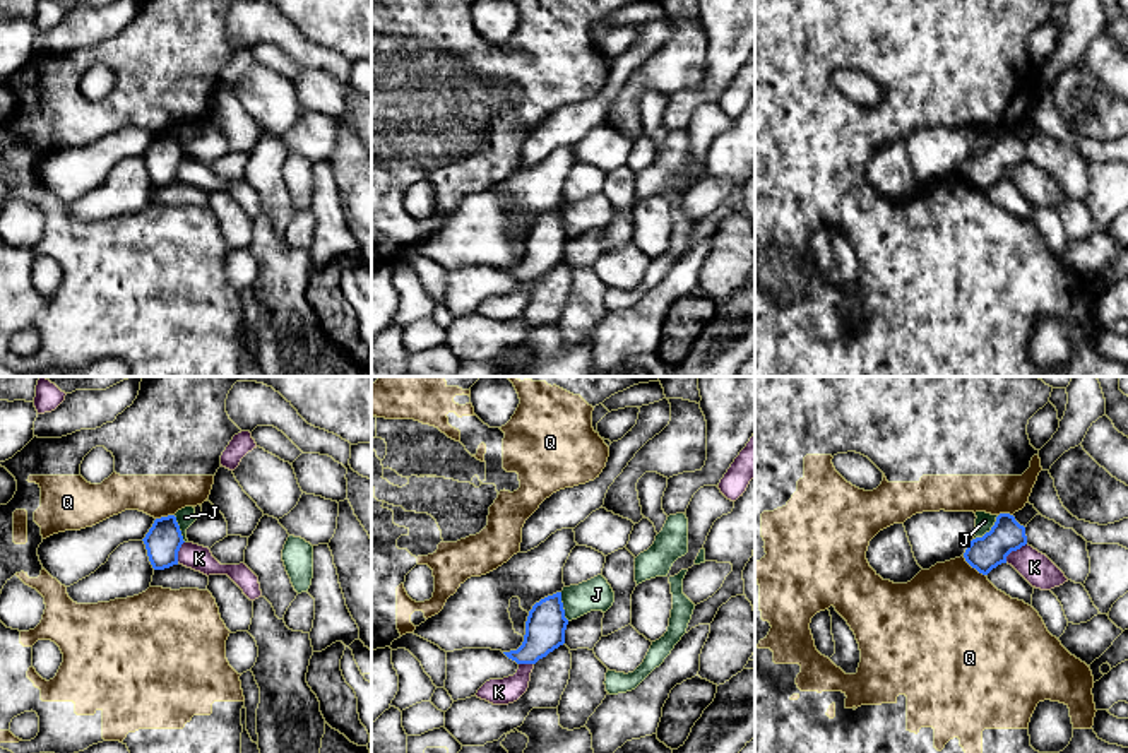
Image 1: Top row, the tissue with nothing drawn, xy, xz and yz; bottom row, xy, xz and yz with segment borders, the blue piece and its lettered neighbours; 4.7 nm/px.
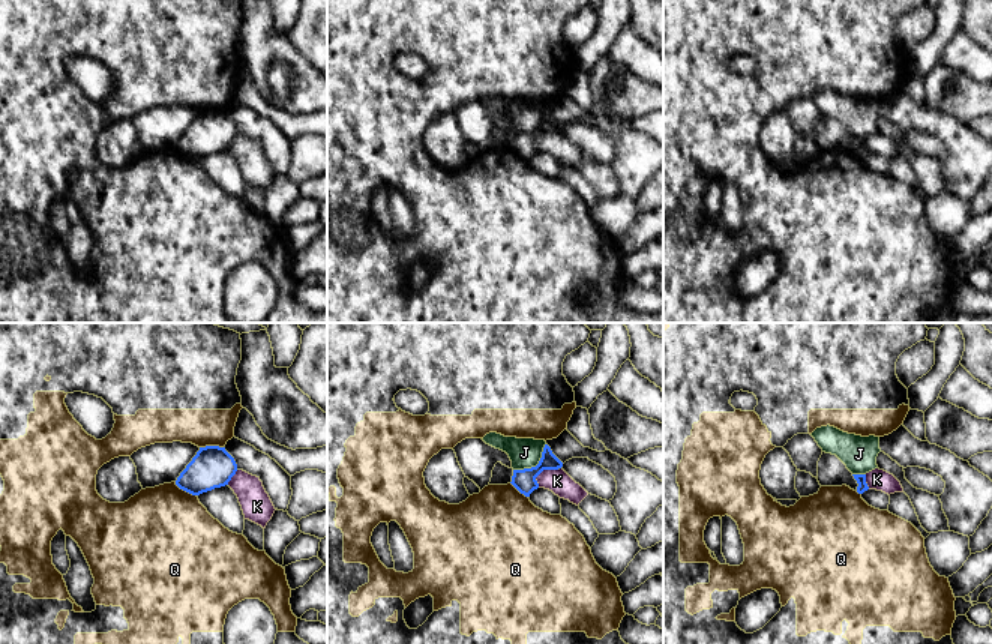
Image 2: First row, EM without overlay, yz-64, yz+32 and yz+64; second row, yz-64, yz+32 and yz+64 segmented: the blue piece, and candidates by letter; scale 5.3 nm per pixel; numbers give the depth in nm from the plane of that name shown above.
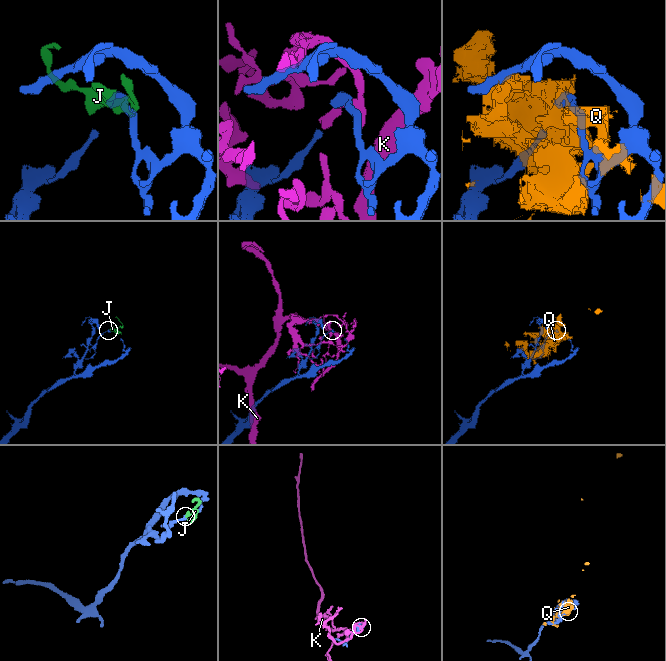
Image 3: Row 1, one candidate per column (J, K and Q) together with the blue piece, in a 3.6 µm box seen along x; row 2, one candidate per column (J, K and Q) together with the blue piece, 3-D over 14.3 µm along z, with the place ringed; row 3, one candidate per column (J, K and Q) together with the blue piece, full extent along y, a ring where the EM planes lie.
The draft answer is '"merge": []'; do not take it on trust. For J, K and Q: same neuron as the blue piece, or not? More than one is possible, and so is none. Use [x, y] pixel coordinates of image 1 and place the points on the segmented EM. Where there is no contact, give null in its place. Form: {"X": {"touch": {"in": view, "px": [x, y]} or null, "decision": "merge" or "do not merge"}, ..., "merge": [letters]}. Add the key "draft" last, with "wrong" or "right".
{"J": {"touch": {"in": "yz", "px": [990, 531]}, "decision": "do not merge"}, "K": {"touch": {"in": "yz", "px": [1014, 550]}, "decision": "do not merge"}, "Q": {"touch": {"in": "yz", "px": [974, 567]}, "decision": "do not merge"}, "merge": [], "draft": "right"}

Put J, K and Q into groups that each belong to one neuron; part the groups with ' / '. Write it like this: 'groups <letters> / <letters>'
groups J / K / Q

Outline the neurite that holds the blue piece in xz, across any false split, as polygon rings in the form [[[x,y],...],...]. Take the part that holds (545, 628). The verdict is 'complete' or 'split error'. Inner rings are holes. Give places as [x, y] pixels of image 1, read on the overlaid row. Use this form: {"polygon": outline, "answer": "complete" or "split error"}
{"polygon": [[[561,592],[548,596],[529,611],[522,645],[503,654],[517,664],[536,664],[565,643],[567,625]]], "answer": "complete"}

